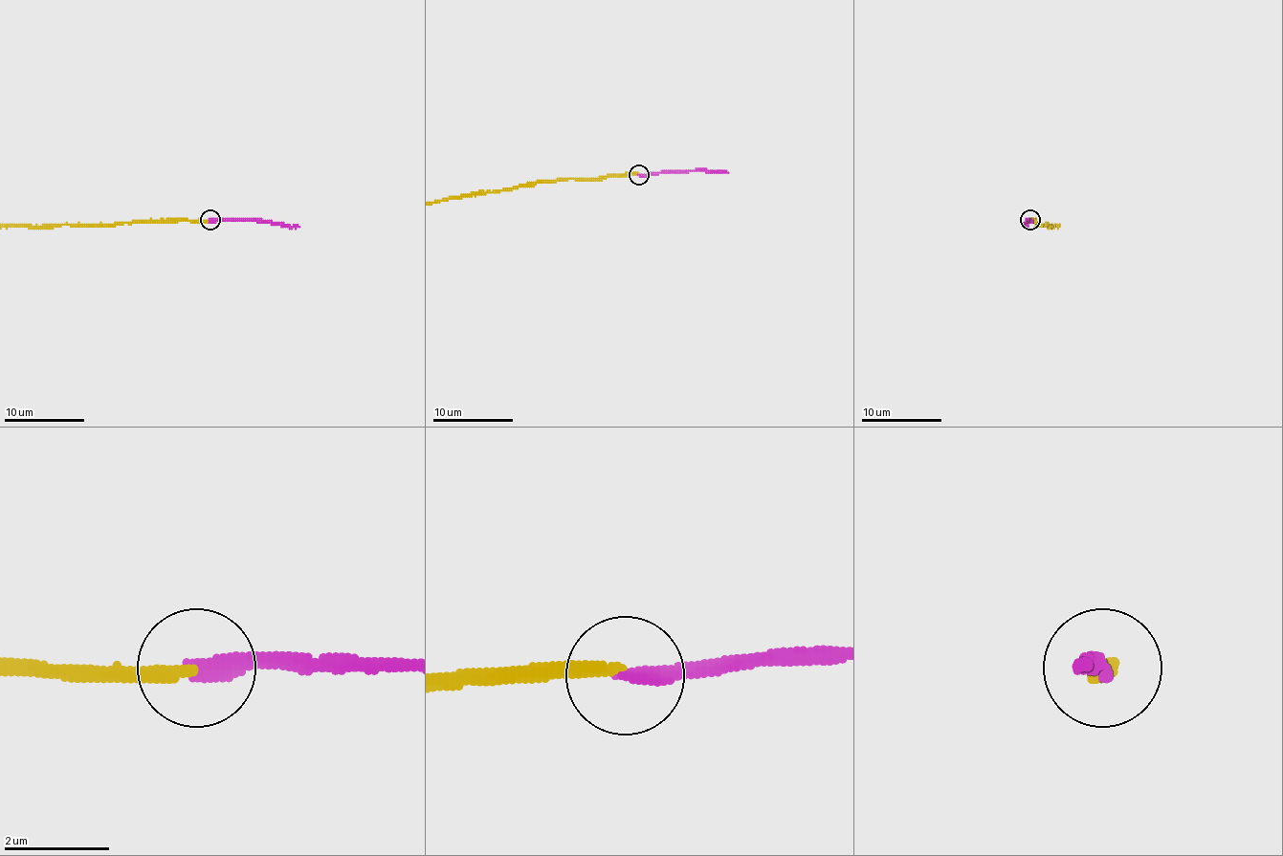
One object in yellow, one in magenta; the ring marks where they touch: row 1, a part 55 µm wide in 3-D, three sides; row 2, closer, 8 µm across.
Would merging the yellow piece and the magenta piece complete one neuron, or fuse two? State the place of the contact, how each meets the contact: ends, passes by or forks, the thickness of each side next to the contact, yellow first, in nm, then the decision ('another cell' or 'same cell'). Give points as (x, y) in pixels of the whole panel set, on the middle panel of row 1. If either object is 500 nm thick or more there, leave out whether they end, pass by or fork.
place (639, 175); yellow ends; magenta ends; calibres 240 and 280 nm; another cell

